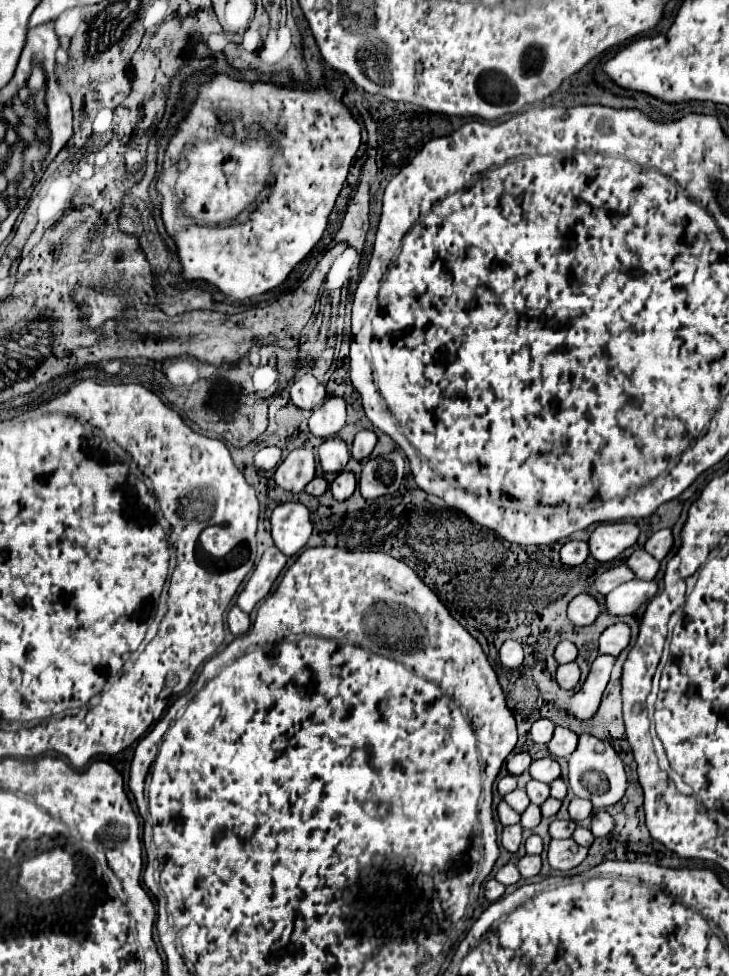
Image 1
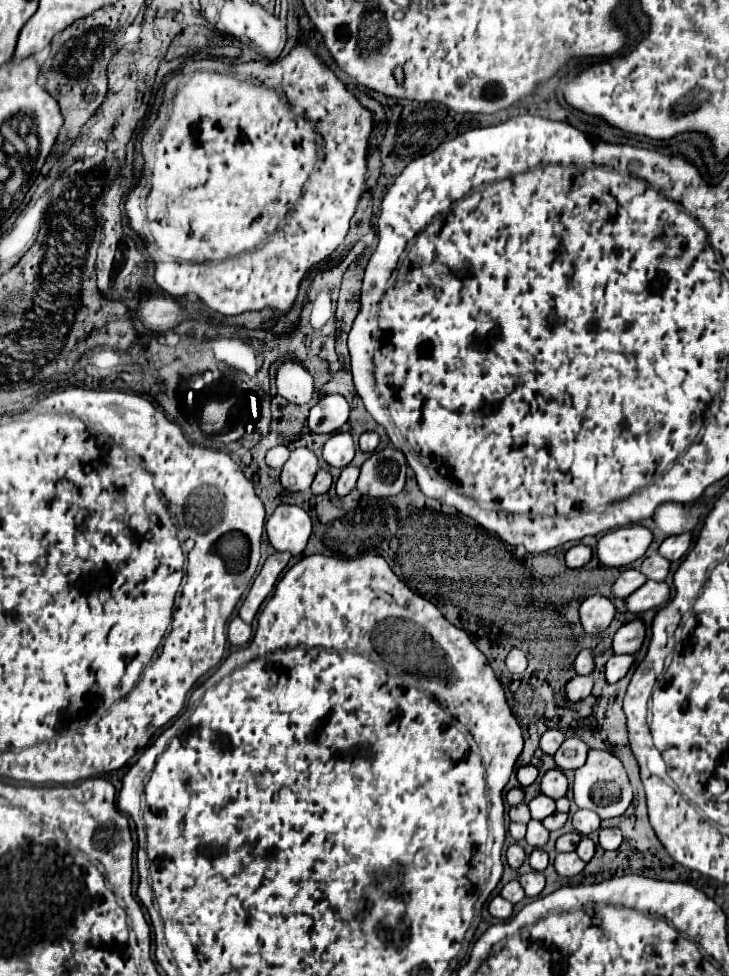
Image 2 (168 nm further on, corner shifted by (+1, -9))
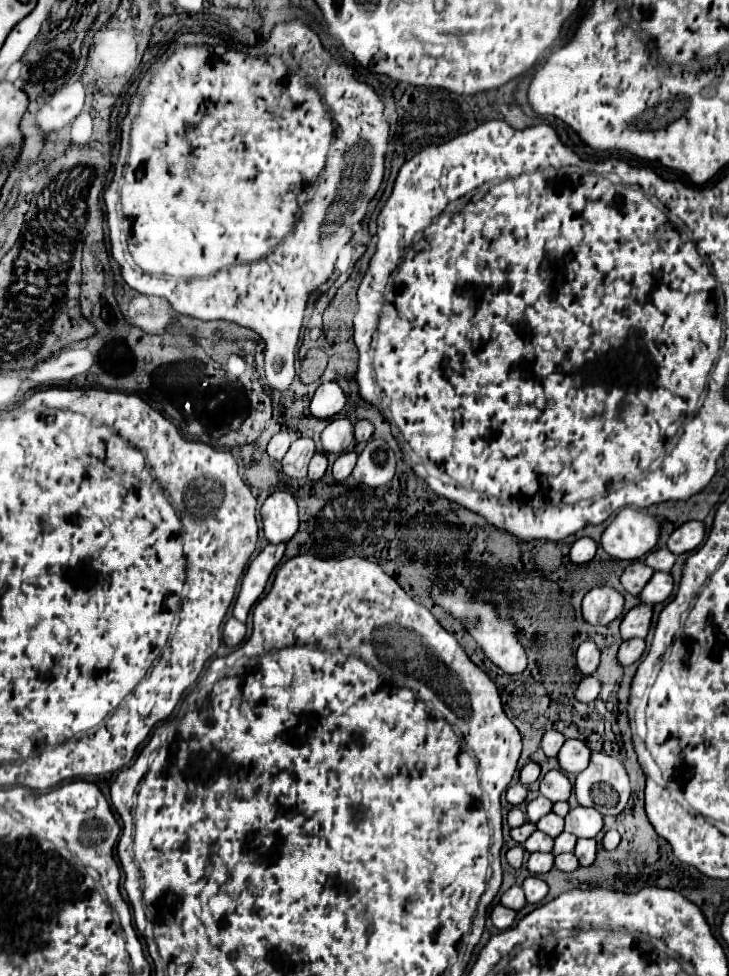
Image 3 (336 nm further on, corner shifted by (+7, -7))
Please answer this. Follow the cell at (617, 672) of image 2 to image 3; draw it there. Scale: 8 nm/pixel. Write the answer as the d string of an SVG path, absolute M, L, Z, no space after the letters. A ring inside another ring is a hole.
M630 639L630 641L624 641L624 643L620 645L620 649L618 649L618 655L616 655L618 665L626 667L626 665L632 665L634 661L638 661L640 655L642 655L642 651L644 651L644 647L646 647L644 639Z

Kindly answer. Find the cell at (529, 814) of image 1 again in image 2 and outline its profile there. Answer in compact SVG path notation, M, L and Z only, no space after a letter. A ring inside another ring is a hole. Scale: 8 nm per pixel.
M530 821L528 823L528 833L526 833L526 841L532 847L544 847L548 843L548 831L544 829L544 825L540 821Z

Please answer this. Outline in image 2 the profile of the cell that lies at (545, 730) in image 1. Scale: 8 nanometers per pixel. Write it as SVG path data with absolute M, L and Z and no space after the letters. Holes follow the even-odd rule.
M550 729L550 731L546 731L546 733L542 735L542 739L540 739L540 749L542 749L544 753L548 753L548 755L554 755L554 753L560 749L562 743L564 743L564 733L558 731L558 729Z

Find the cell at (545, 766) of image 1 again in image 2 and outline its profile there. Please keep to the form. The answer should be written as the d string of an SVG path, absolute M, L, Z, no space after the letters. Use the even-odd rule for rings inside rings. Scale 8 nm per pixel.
M550 769L544 777L542 777L542 793L552 797L552 799L560 799L568 793L568 779L560 769Z

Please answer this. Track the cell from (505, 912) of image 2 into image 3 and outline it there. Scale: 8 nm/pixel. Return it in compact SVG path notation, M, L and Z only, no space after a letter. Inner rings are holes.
M500 903L494 905L494 909L490 913L490 919L498 929L508 929L514 923L514 917L516 917L516 911L508 909L508 907L500 905Z

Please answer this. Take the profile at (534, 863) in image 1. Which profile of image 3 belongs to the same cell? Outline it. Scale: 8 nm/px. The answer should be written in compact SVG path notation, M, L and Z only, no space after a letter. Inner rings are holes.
M530 875L530 877L524 879L522 889L524 889L524 893L526 893L526 901L528 901L528 903L538 903L538 901L542 901L542 899L546 897L546 893L548 893L548 885L546 885L540 877L534 877L534 875Z

